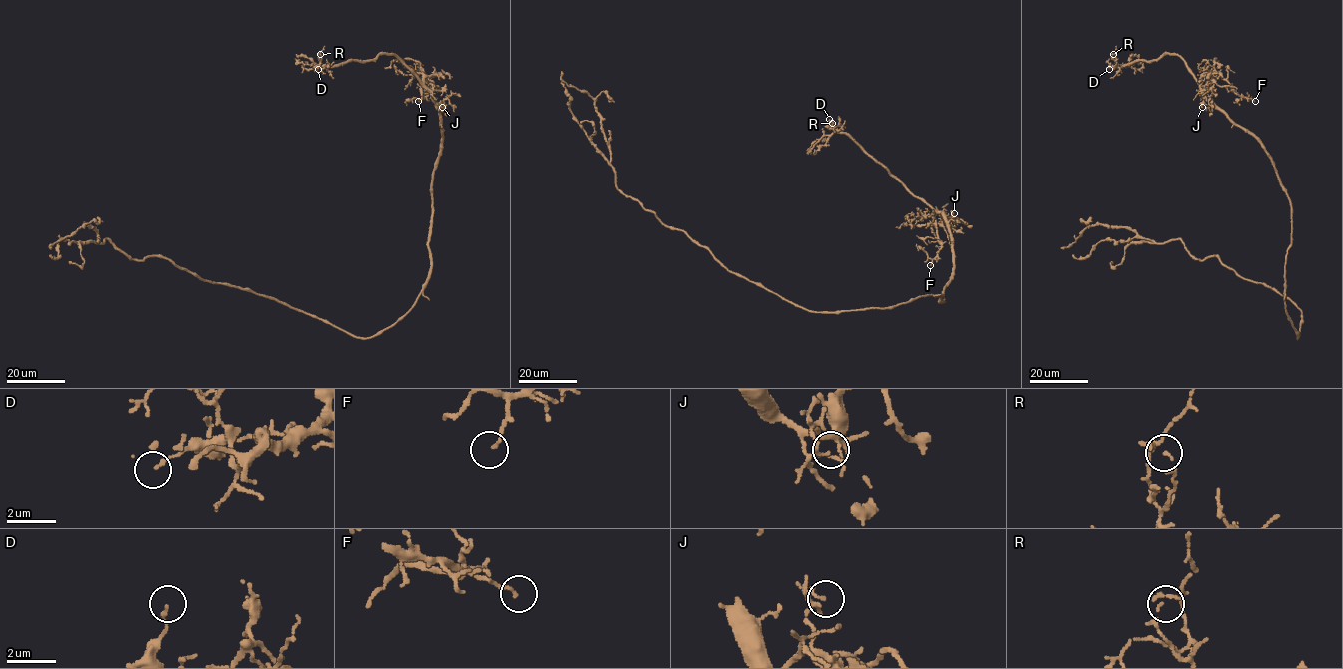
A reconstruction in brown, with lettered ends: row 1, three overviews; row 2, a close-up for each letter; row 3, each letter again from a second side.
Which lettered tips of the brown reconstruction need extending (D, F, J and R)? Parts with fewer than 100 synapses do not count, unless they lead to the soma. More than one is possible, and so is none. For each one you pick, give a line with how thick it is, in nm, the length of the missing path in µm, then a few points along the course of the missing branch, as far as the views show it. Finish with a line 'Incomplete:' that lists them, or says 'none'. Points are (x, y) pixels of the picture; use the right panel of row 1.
Incomplete: none

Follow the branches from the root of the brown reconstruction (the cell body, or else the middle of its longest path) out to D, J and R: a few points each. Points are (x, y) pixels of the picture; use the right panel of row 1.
D: (1298, 335), (1284, 302), (1291, 203), (1263, 145), (1206, 97), (1175, 54), (1109, 69)
J: (1298, 335), (1284, 302), (1285, 256), (1291, 242), (1289, 197), (1263, 145), (1212, 104), (1202, 104), (1202, 107)
R: (1298, 335), (1284, 302), (1291, 203), (1263, 145), (1206, 97), (1178, 56), (1163, 54), (1119, 68), (1113, 54)

